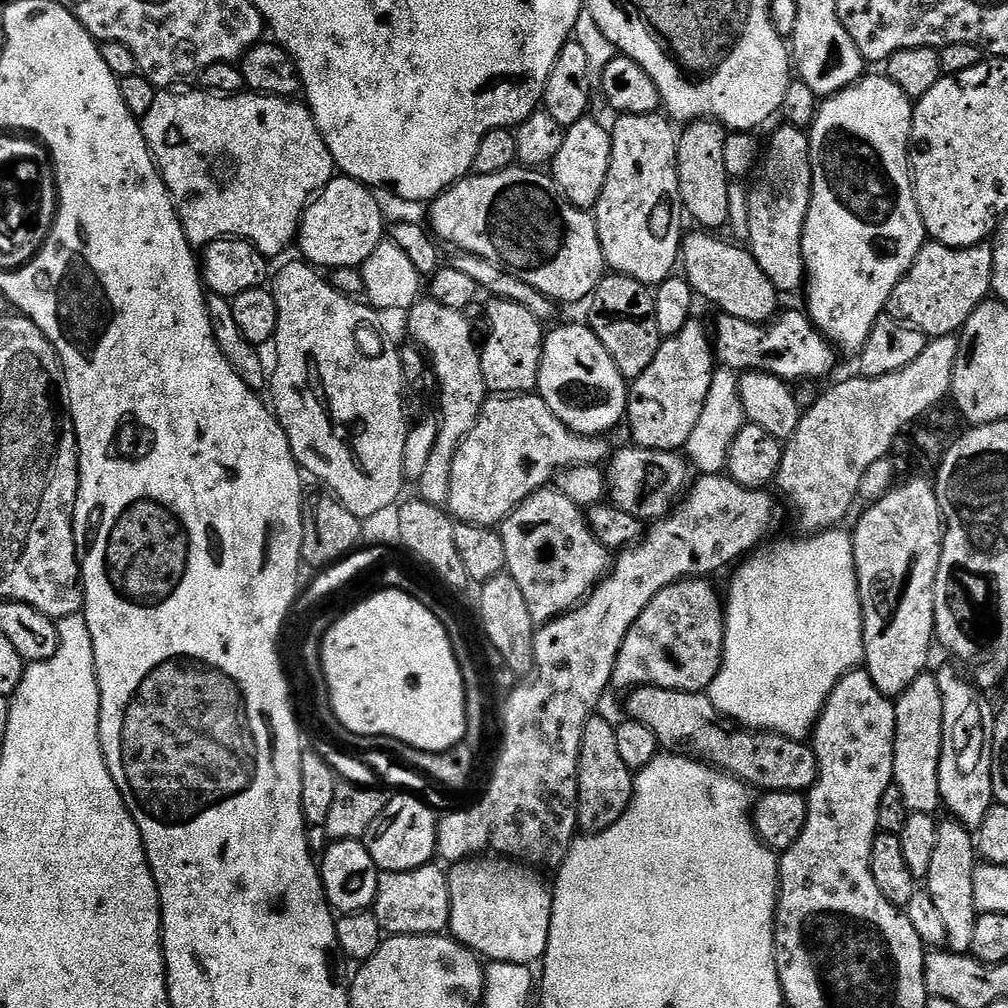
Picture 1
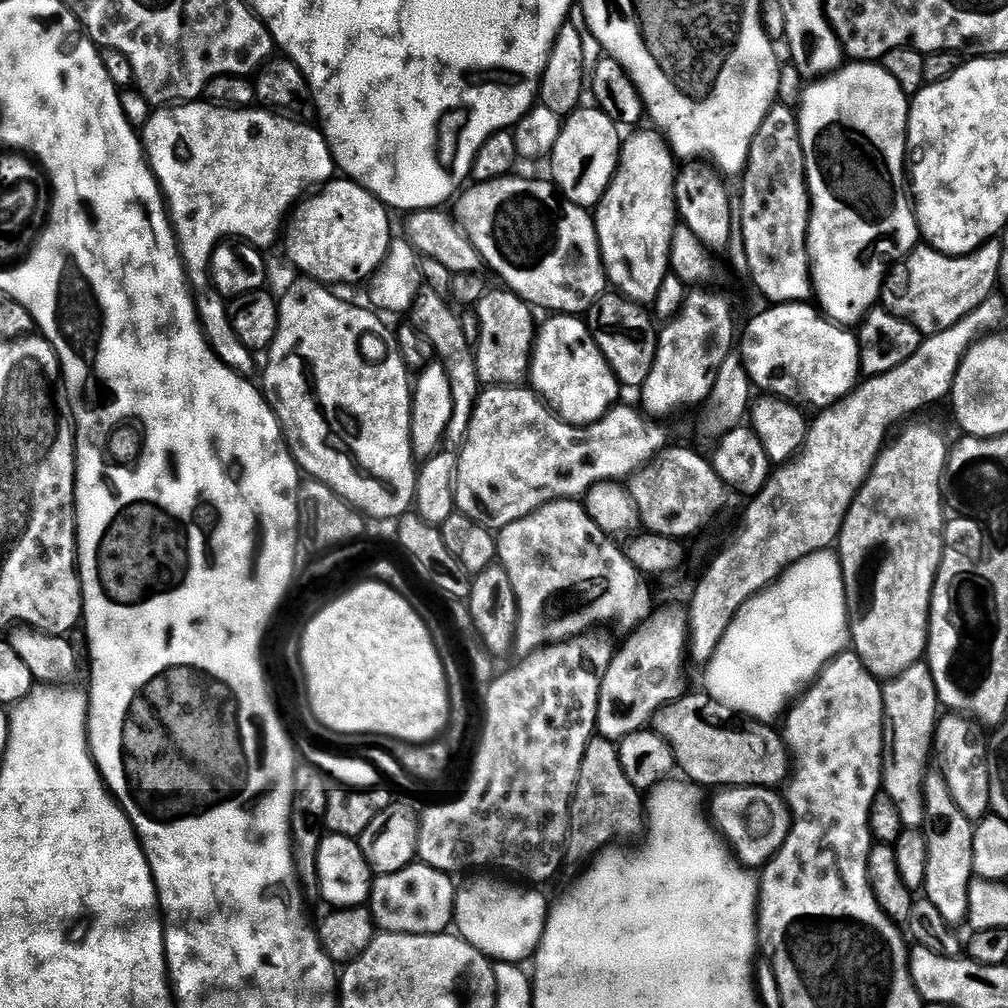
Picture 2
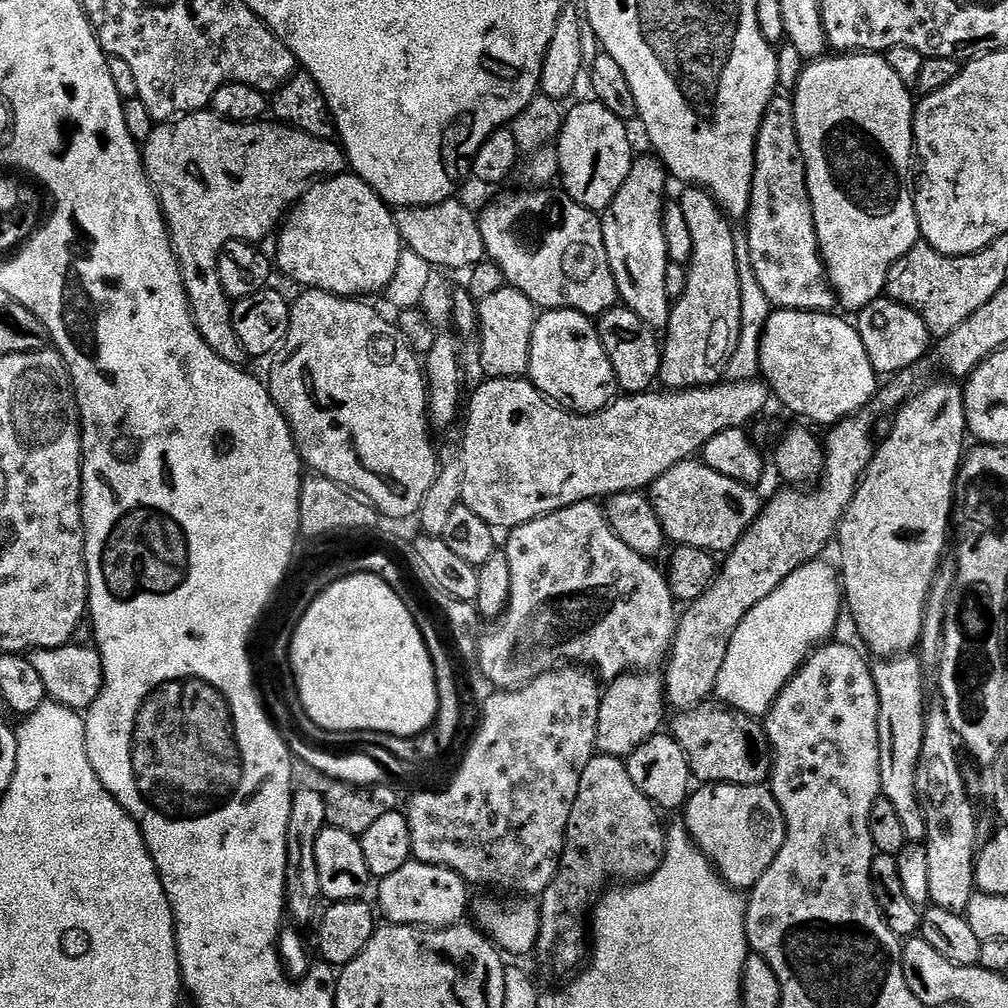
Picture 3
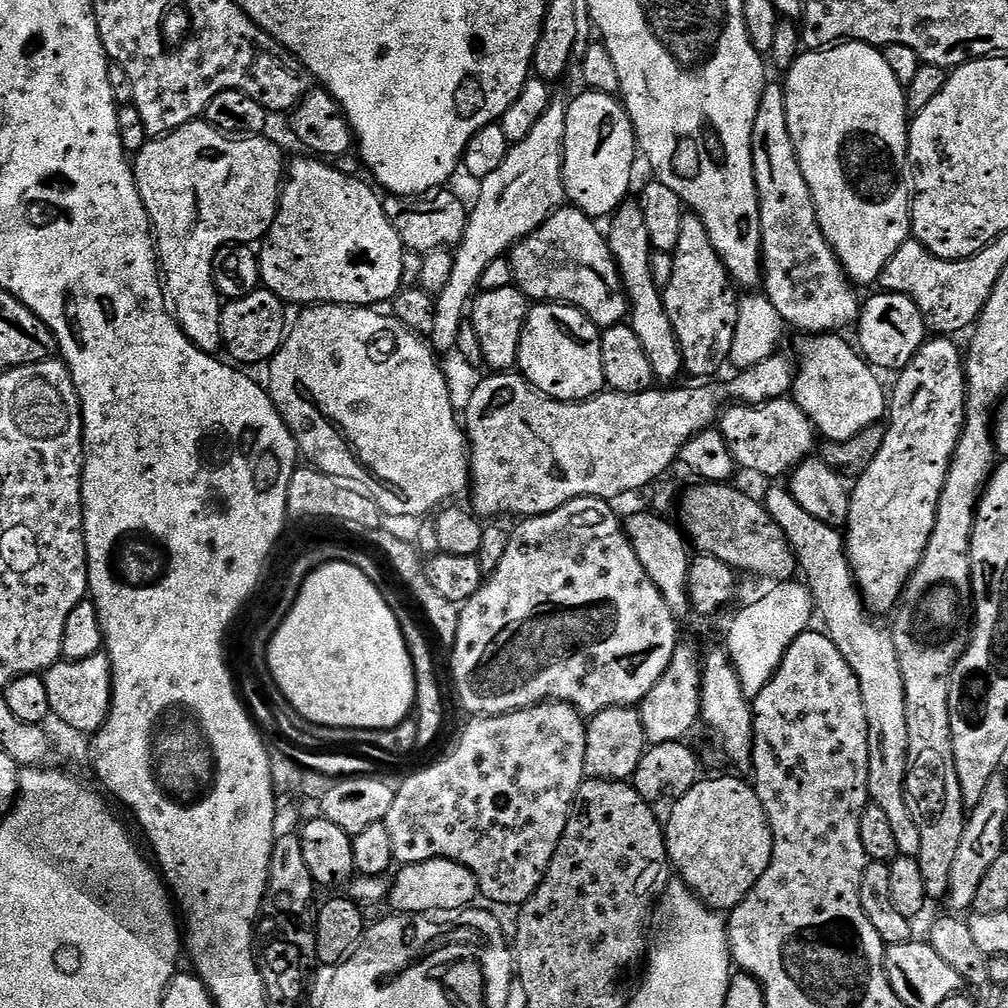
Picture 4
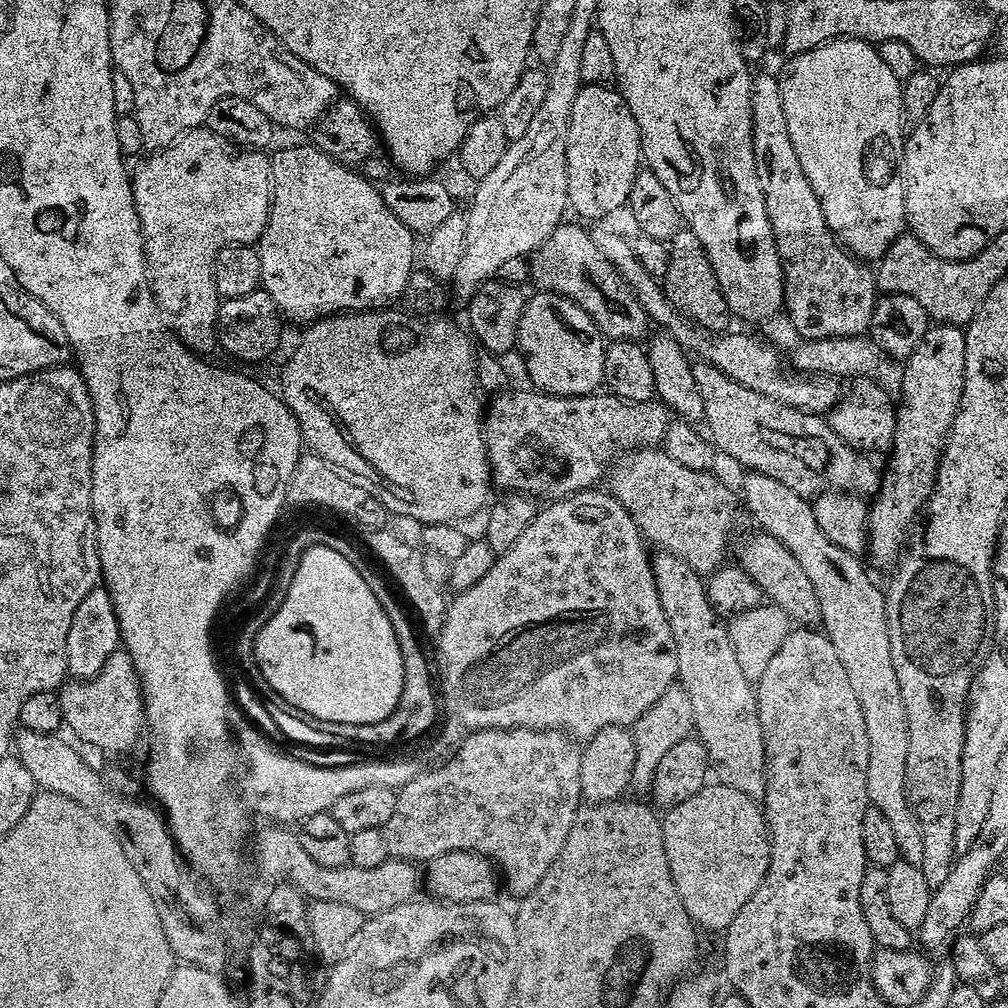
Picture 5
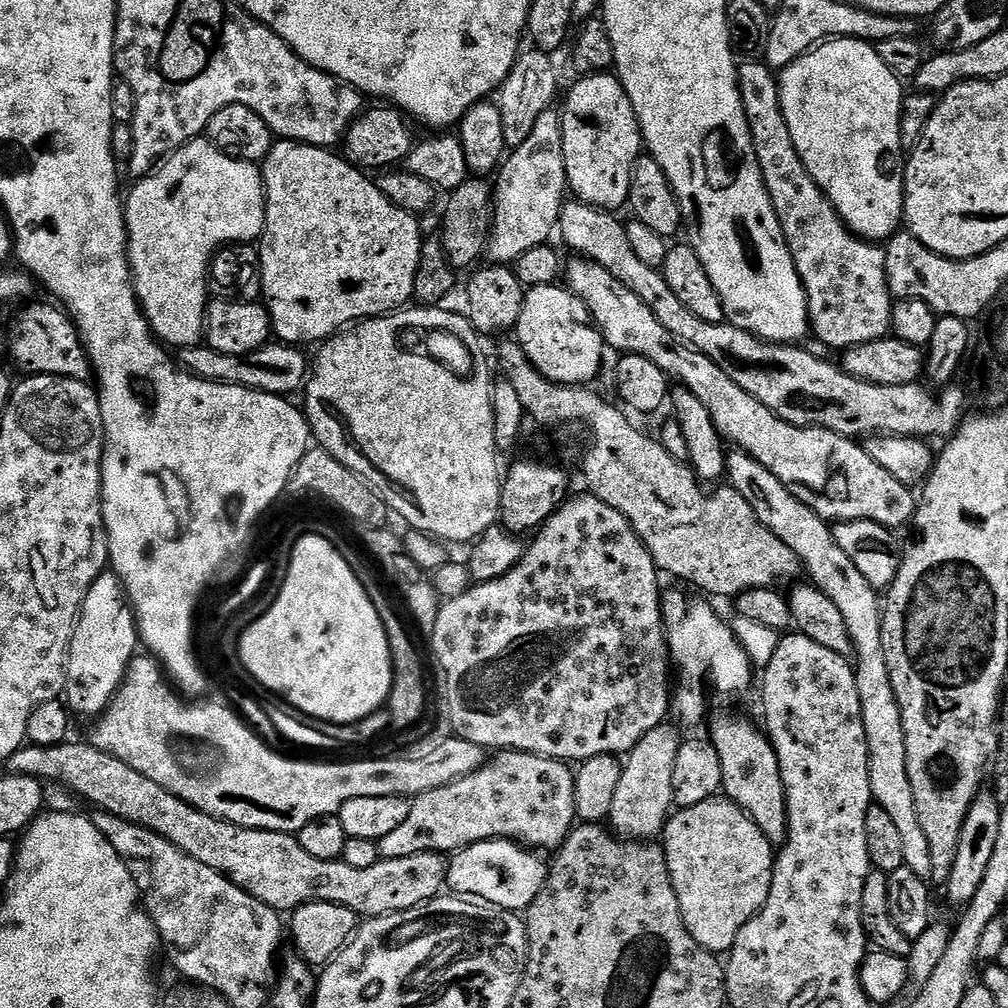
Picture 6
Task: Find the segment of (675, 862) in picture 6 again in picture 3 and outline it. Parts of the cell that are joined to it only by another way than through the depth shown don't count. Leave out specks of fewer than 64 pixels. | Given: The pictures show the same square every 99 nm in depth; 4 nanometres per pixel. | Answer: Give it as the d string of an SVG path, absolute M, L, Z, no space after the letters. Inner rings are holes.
M704 784L700 786L700 789L698 788L699 787L689 795L688 802L682 809L682 815L684 815L684 820L682 820L683 827L687 828L692 843L707 856L709 863L720 873L720 879L723 880L725 884L729 884L730 887L737 890L752 889L753 886L760 881L762 874L766 874L766 870L774 862L778 850L782 850L782 842L786 838L784 815L778 806L778 802L774 798L771 787L765 786L764 784Z

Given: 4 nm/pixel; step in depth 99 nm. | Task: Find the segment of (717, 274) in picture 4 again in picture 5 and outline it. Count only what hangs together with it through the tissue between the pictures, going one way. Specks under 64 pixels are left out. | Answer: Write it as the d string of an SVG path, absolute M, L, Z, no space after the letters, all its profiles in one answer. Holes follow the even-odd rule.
M681 230L671 240L670 248L672 253L668 256L668 273L662 276L664 292L670 298L670 302L682 315L707 332L723 334L729 331L728 303L702 242L690 230Z

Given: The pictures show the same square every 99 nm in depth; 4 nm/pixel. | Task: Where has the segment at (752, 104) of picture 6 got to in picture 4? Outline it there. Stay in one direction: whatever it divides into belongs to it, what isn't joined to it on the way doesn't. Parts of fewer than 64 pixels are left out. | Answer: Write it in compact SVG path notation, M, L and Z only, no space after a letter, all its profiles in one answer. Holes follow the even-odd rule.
M769 83L765 87L760 105L758 106L758 114L754 118L754 134L752 135L752 157L754 158L754 174L756 175L756 189L758 190L758 198L760 199L760 221L762 222L762 292L768 297L770 302L774 302L774 307L778 309L778 314L782 314L785 325L789 329L798 328L802 334L836 334L840 328L851 329L853 325L859 321L860 310L862 307L862 296L859 296L857 285L848 279L848 275L844 273L844 268L840 264L840 259L836 257L836 252L826 242L826 238L822 234L822 230L816 221L816 207L812 201L810 194L810 186L806 186L806 178L802 174L802 166L800 159L796 153L796 143L792 140L790 134L790 126L788 125L788 111L786 110L786 98L784 97L783 87L779 83Z

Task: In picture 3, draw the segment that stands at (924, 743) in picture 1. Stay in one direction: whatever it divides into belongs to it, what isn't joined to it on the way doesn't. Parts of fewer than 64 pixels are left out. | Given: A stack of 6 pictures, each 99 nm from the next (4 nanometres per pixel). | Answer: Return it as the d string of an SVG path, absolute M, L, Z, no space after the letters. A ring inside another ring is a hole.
M905 654L903 656L894 656L891 658L880 658L872 664L872 677L876 683L878 698L880 699L880 714L883 723L886 725L887 739L888 736L892 739L892 757L890 757L889 760L887 757L886 763L882 768L882 792L896 807L905 829L916 838L925 835L924 817L920 815L919 811L913 810L917 807L916 771L918 770L918 762L922 754L922 742L924 741L924 713L926 711L926 703L924 704L924 680L920 670L919 659L921 660L919 655Z

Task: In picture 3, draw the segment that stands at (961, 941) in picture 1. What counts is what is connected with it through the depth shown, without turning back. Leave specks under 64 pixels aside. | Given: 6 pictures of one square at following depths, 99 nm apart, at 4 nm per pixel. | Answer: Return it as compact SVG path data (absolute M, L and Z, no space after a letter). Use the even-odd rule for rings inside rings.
M943 703L929 707L924 713L924 741L916 771L916 802L924 817L926 847L930 862L929 901L942 910L967 913L976 883L976 812L968 801L964 778L956 762L952 724L944 713Z

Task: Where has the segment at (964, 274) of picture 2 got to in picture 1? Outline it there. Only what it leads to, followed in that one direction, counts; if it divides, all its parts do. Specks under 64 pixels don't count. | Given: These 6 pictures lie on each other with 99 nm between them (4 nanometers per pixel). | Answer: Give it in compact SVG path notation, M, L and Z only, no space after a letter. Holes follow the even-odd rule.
M925 242L920 253L910 266L908 273L894 286L888 299L887 315L893 316L912 328L917 328L923 336L935 338L959 333L964 323L974 314L974 310L983 300L989 299L992 292L992 245L985 242L973 248L951 248L945 244Z

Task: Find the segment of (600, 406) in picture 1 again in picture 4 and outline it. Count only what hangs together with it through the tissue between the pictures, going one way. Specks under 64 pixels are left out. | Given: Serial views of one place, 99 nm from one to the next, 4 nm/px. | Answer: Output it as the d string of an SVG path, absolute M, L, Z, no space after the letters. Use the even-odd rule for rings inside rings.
M540 302L529 307L528 320L520 339L519 371L529 384L533 384L543 396L552 400L589 400L605 391L604 367L602 366L601 329L582 310L570 304Z

